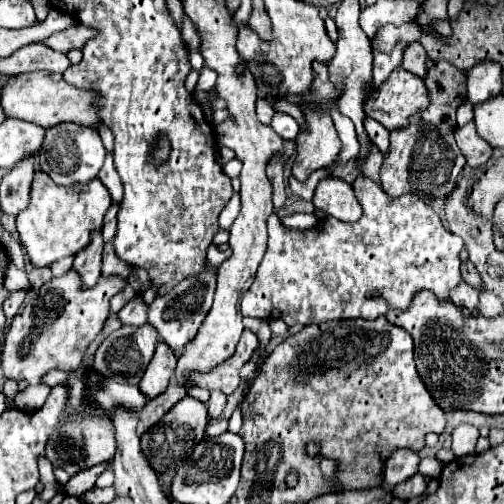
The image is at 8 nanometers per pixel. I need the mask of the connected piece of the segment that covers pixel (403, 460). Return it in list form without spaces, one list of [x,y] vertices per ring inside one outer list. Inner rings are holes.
[[[398,449],[398,453],[390,455],[384,469],[384,487],[394,487],[418,471],[420,455],[412,449]]]

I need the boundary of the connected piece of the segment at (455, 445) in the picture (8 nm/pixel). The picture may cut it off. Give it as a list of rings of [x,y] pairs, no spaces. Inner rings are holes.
[[[462,423],[454,429],[452,433],[452,451],[462,457],[462,455],[472,455],[474,453],[474,447],[476,447],[476,441],[478,441],[480,433],[474,425],[468,425],[468,423]]]

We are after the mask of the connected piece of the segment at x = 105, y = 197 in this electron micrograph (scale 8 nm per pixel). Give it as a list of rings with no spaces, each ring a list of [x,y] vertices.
[[[38,169],[30,187],[30,205],[16,217],[16,227],[28,259],[36,267],[46,267],[66,255],[78,253],[90,243],[92,231],[102,229],[102,219],[110,205],[112,197],[98,179],[88,181],[86,185],[62,187],[54,185],[54,181]]]

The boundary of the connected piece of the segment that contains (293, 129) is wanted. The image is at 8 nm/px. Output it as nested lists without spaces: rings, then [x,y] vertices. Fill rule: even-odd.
[[[276,113],[276,115],[274,115],[274,119],[272,119],[272,129],[274,129],[280,137],[284,137],[284,139],[294,139],[294,137],[298,135],[298,131],[300,131],[296,119],[290,117],[290,115],[286,115],[286,113]]]

